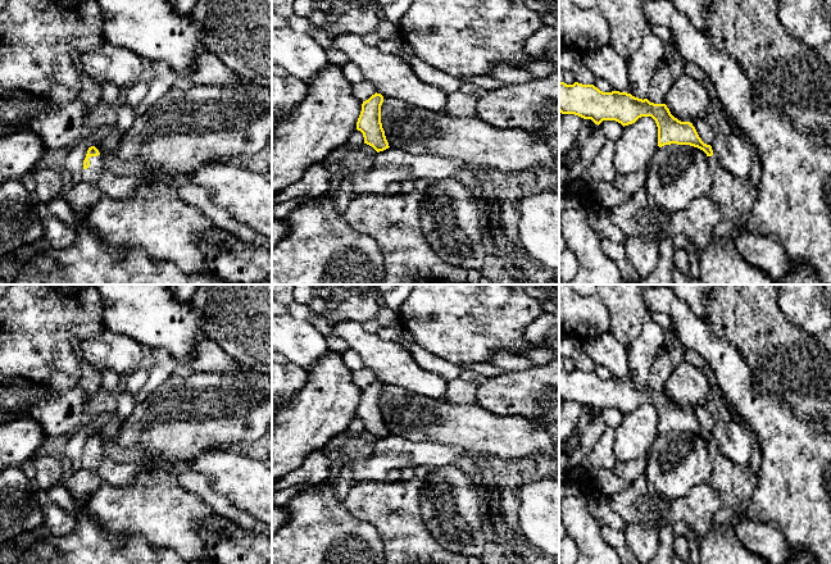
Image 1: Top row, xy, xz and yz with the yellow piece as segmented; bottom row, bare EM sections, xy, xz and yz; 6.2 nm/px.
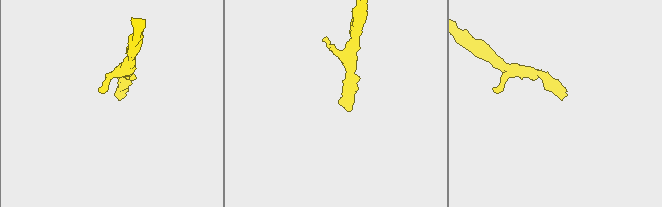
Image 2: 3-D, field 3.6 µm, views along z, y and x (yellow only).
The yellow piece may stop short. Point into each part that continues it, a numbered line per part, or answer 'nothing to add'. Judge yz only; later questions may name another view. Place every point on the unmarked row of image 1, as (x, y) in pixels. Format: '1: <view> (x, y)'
1: yz (735, 483)

